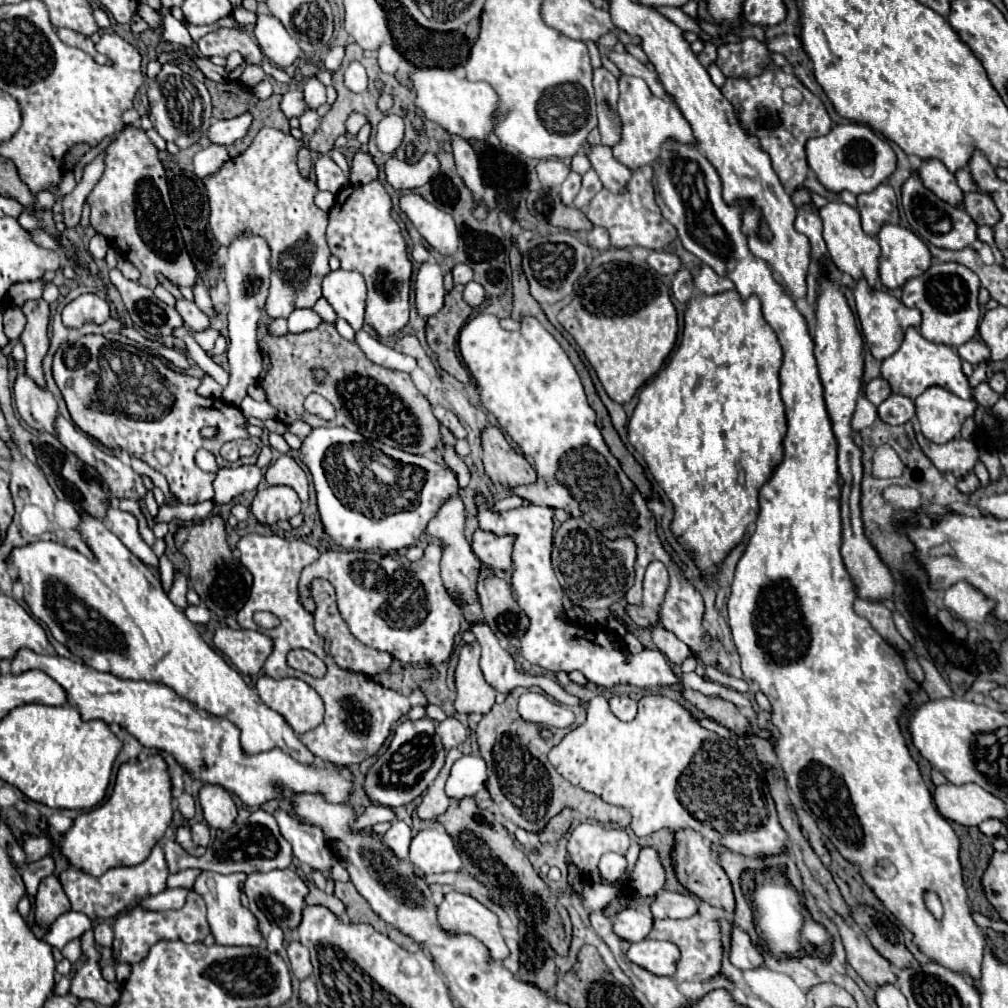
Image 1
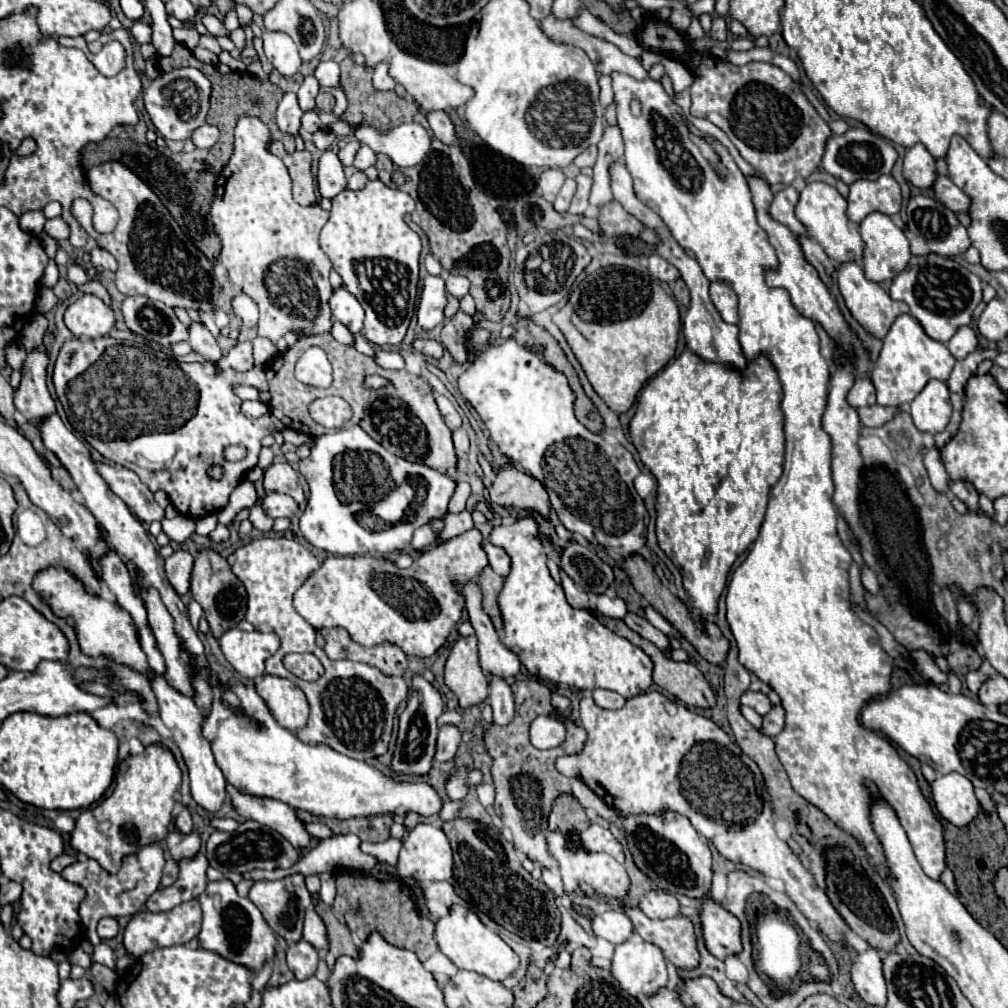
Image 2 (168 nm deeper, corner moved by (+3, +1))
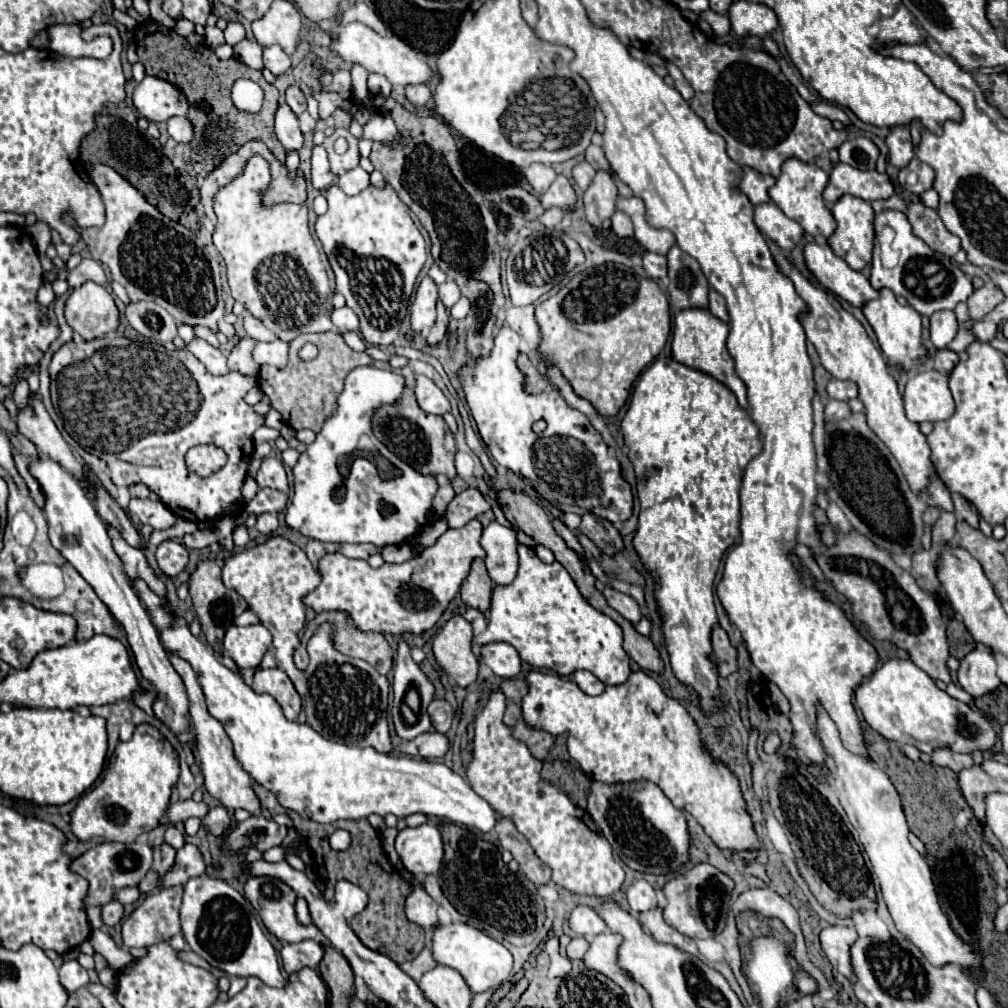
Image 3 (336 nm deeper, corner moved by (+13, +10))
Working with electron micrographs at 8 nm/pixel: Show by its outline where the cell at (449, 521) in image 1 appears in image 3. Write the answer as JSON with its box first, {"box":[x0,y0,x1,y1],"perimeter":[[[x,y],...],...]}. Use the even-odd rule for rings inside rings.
{"box":[480,642,522,678],"perimeter":[[[506,642],[482,646],[480,658],[500,678],[516,678],[522,670],[522,660],[520,660],[516,648]]]}

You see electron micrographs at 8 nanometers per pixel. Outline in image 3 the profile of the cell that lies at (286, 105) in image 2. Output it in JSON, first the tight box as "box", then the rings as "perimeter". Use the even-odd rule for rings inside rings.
{"box":[276,100,304,154],"perimeter":[[[280,100],[280,108],[276,112],[276,138],[280,140],[286,154],[302,150],[304,140],[298,128],[298,118],[284,100]]]}

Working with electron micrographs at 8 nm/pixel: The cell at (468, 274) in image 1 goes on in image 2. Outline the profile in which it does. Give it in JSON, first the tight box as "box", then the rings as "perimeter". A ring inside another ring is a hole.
{"box":[446,275,470,299],"perimeter":[[[446,275],[446,289],[456,297],[462,299],[468,293],[470,281],[464,275]]]}

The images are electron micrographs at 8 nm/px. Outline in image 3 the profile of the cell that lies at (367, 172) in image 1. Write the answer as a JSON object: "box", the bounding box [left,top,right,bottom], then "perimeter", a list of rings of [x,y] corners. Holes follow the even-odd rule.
{"box":[336,168,370,196],"perimeter":[[[354,168],[354,170],[346,172],[344,176],[340,176],[336,184],[338,184],[348,196],[356,196],[356,194],[360,194],[364,188],[370,186],[370,174],[368,174],[366,170],[362,170],[362,168]]]}

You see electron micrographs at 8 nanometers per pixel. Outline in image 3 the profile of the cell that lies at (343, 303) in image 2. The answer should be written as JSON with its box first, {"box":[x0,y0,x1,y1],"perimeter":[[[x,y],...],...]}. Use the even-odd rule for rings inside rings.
{"box":[332,308,358,332],"perimeter":[[[336,308],[332,310],[332,322],[338,332],[356,332],[358,330],[358,318],[350,308]]]}

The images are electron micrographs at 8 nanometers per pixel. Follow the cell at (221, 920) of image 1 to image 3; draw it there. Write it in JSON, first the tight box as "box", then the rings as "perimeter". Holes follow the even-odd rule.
{"box":[180,876,288,988],"perimeter":[[[198,876],[198,878],[188,880],[184,884],[184,898],[182,898],[182,908],[180,908],[180,920],[182,920],[182,934],[184,934],[184,938],[188,942],[188,946],[192,948],[192,952],[202,956],[210,966],[226,972],[228,976],[242,976],[242,978],[256,976],[264,984],[274,986],[274,988],[288,984],[288,980],[280,972],[276,950],[270,944],[270,940],[264,936],[264,932],[262,932],[262,928],[260,928],[260,924],[256,920],[256,910],[228,882],[224,882],[220,878],[208,878],[208,876]]]}

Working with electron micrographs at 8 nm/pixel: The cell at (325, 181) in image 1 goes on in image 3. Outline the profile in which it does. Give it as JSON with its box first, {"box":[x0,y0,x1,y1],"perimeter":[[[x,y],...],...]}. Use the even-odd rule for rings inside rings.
{"box":[312,146,334,190],"perimeter":[[[314,146],[312,152],[312,184],[316,190],[326,190],[334,182],[334,174],[328,164],[324,146]]]}

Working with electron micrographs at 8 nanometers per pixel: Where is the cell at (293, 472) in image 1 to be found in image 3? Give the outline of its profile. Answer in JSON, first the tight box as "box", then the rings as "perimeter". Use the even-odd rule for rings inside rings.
{"box":[256,456,288,492],"perimeter":[[[268,456],[262,460],[260,470],[256,472],[256,482],[260,488],[276,488],[280,492],[288,492],[288,478],[280,460]]]}

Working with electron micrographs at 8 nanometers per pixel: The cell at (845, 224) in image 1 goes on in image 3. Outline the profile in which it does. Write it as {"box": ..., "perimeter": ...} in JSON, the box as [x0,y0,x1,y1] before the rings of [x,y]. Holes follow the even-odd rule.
{"box":[768,158,836,238],"perimeter":[[[788,158],[780,168],[780,176],[776,178],[776,184],[768,188],[768,196],[788,218],[796,220],[808,234],[812,236],[822,234],[824,238],[828,238],[834,232],[836,222],[822,198],[826,184],[828,184],[828,174],[820,166],[802,162],[798,158]]]}

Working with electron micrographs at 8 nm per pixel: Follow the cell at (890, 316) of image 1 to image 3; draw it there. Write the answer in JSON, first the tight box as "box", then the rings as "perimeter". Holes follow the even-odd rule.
{"box":[802,242,878,308],"perimeter":[[[808,242],[802,252],[808,270],[816,276],[820,286],[828,288],[838,298],[858,308],[864,302],[878,298],[878,292],[870,286],[868,278],[862,272],[852,270],[842,258],[838,258],[830,250],[828,244]]]}

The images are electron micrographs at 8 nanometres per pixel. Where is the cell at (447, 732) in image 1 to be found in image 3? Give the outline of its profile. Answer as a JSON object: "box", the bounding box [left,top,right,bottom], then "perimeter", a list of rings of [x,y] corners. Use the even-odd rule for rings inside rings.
{"box":[396,732,448,760],"perimeter":[[[424,732],[416,736],[412,742],[402,742],[396,750],[408,756],[416,756],[416,758],[428,758],[428,760],[442,758],[448,750],[448,740],[440,732]]]}

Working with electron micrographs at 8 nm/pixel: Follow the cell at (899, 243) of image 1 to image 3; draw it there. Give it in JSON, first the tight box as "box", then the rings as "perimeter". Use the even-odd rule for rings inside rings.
{"box":[828,194,874,270],"perimeter":[[[844,194],[844,198],[838,198],[832,206],[830,212],[836,220],[836,230],[832,232],[832,236],[828,238],[828,246],[832,248],[832,252],[836,256],[840,256],[852,270],[862,270],[864,266],[868,266],[872,262],[872,246],[874,246],[874,228],[872,228],[872,218],[874,218],[874,210],[868,202]]]}

